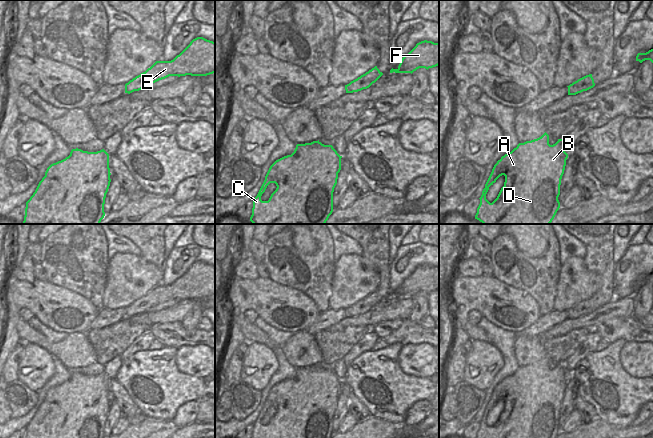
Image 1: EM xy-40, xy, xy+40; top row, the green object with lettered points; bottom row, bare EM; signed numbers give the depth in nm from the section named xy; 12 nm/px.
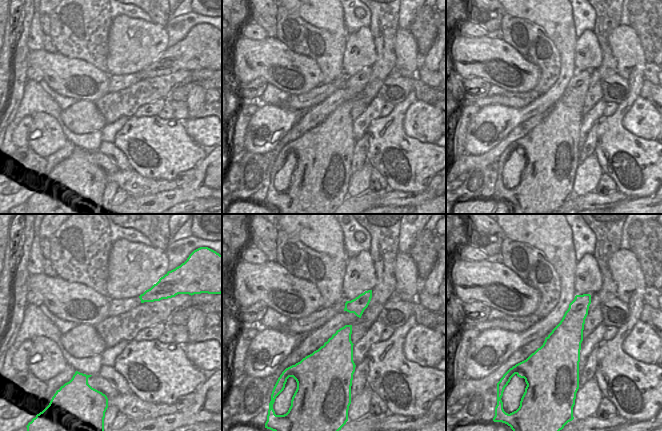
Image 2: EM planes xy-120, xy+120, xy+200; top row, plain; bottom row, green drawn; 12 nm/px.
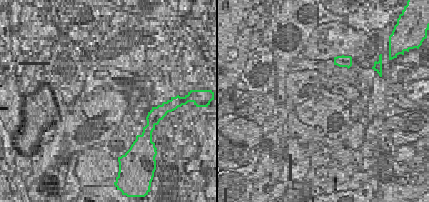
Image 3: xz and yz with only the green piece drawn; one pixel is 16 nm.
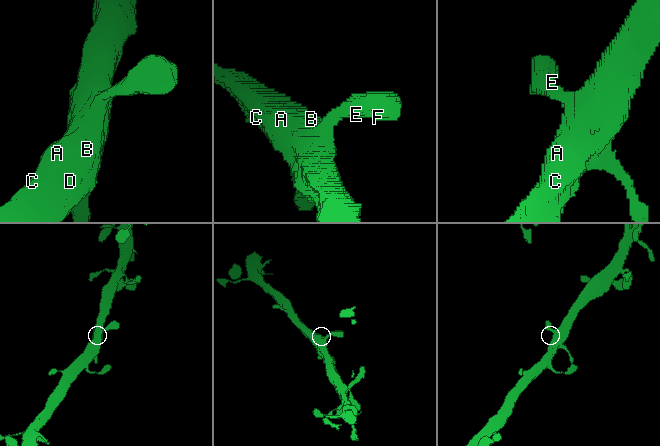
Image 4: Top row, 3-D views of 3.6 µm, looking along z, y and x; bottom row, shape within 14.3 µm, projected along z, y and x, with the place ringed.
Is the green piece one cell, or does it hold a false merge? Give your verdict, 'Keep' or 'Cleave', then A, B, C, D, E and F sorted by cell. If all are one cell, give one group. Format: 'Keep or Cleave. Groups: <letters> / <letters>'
Keep. Groups: A B C D E F

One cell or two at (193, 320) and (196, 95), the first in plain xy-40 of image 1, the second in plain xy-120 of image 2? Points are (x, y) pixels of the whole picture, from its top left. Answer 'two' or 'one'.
one

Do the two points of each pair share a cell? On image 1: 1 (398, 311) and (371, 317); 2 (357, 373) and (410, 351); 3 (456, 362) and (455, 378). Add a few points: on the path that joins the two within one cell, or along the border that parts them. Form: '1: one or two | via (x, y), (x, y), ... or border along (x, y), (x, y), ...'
1: one | via (391, 311), (382, 311), (378, 314)
2: two | border along (403, 345), (398, 354), (398, 364), (411, 376)
3: one | via (455, 366), (455, 374)

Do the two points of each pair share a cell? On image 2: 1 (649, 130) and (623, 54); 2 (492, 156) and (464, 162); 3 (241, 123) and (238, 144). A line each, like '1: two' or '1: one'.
1: two
2: one
3: one

